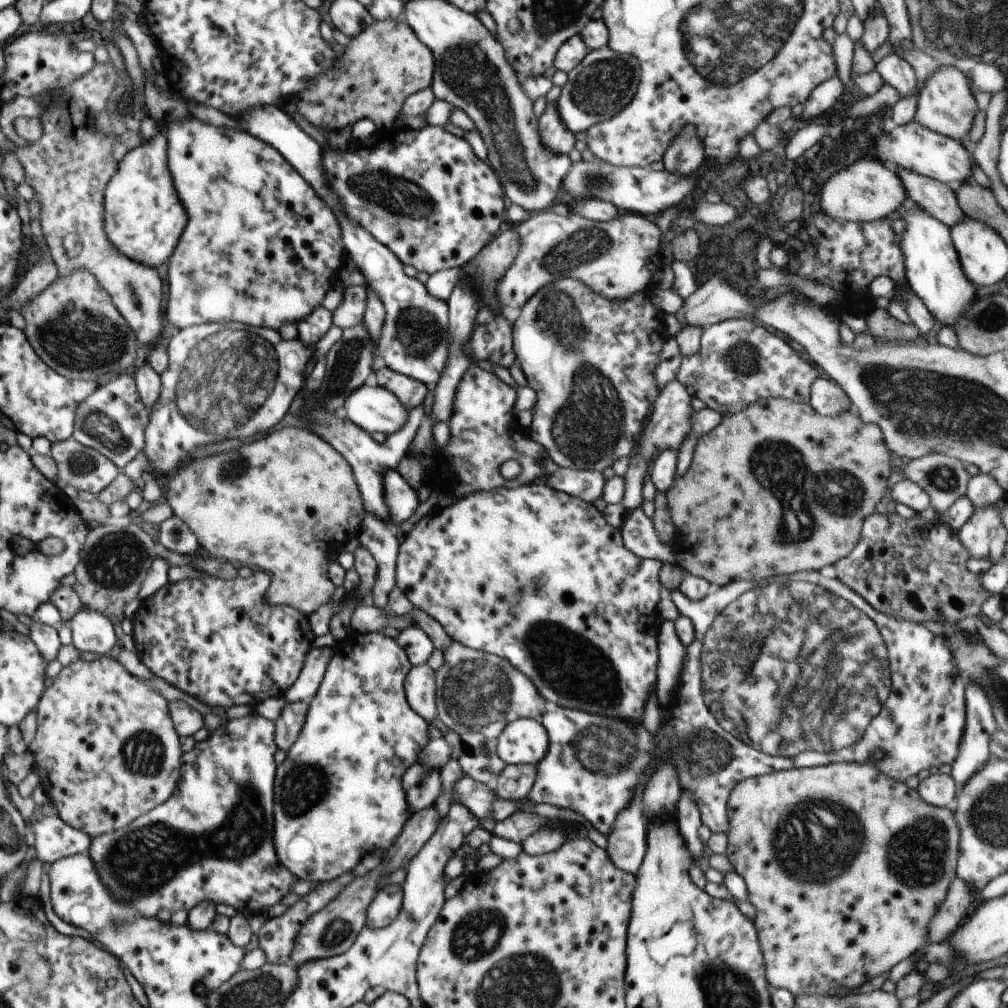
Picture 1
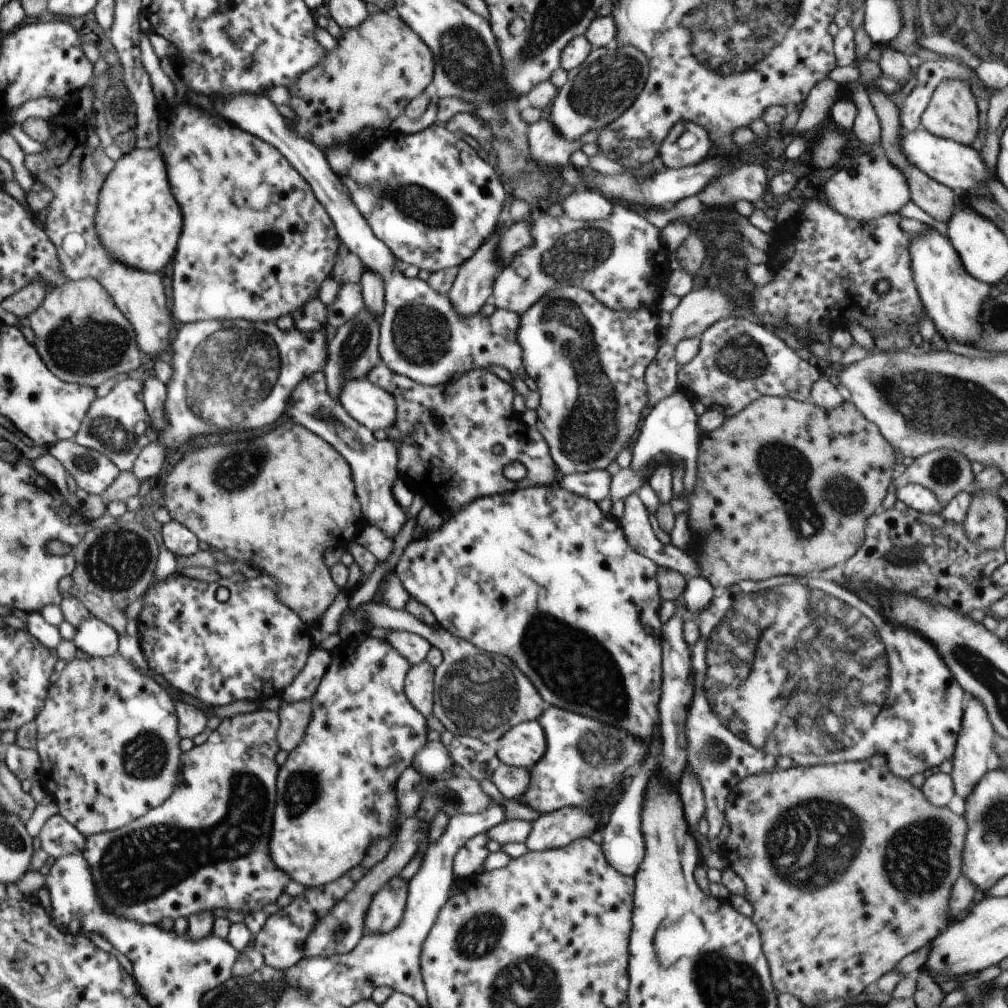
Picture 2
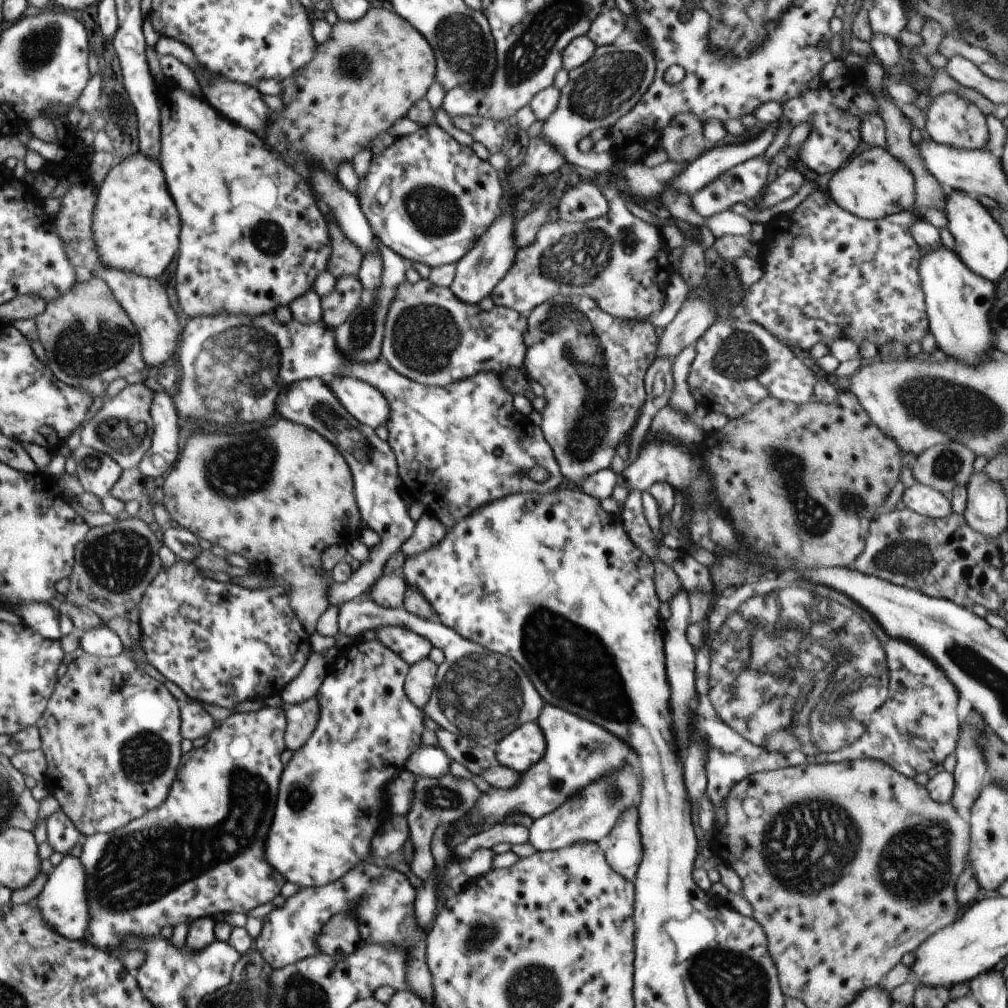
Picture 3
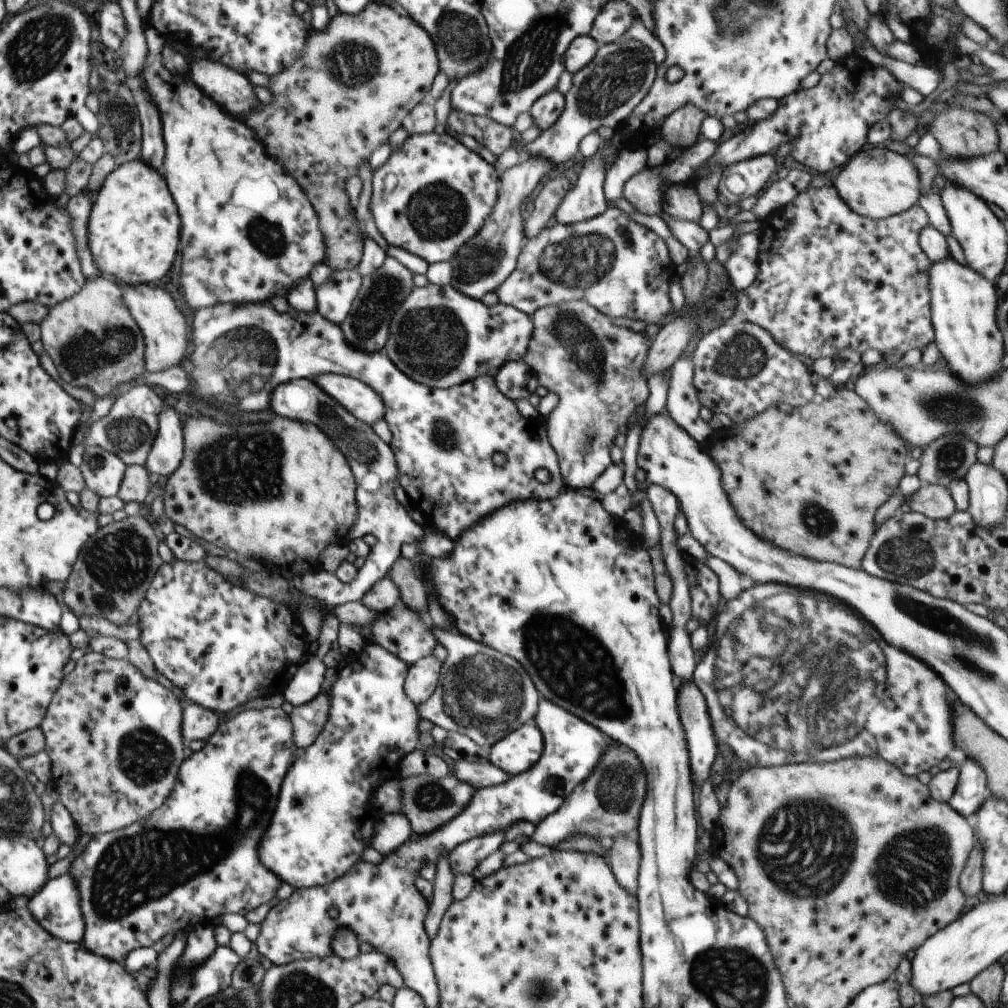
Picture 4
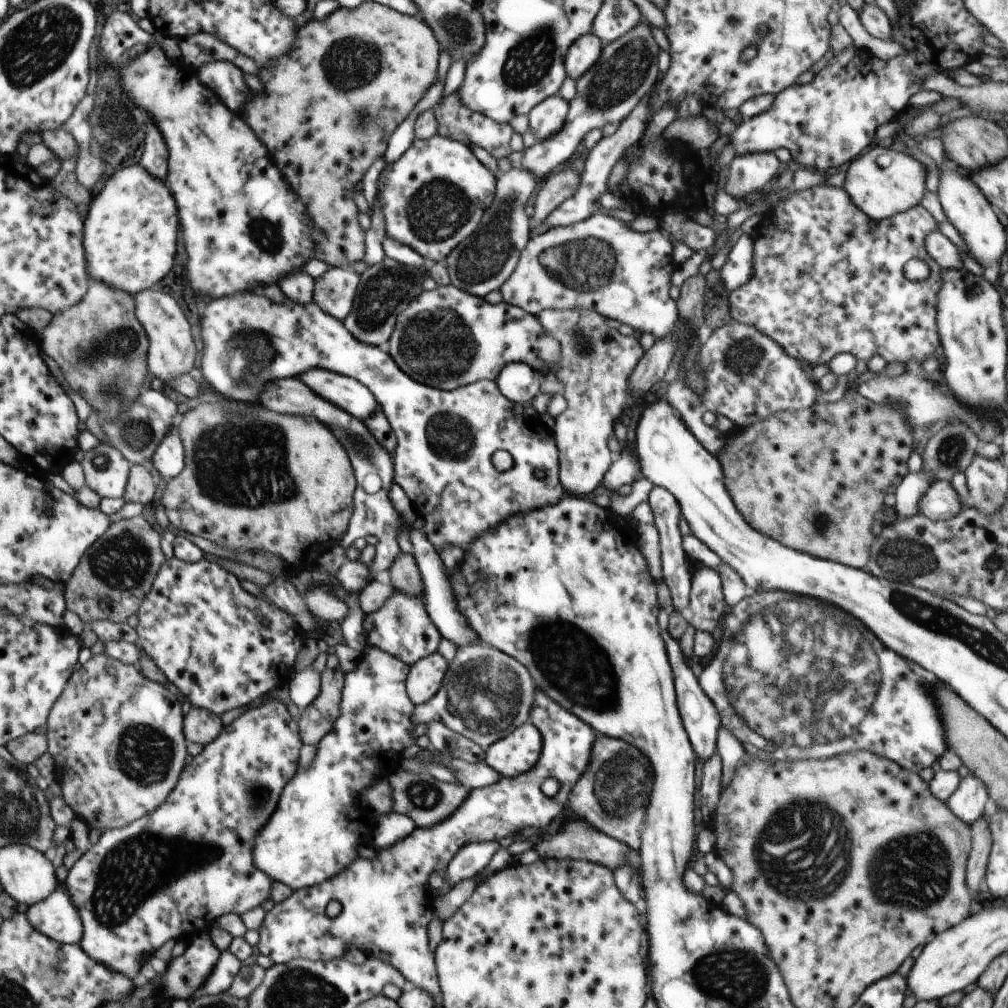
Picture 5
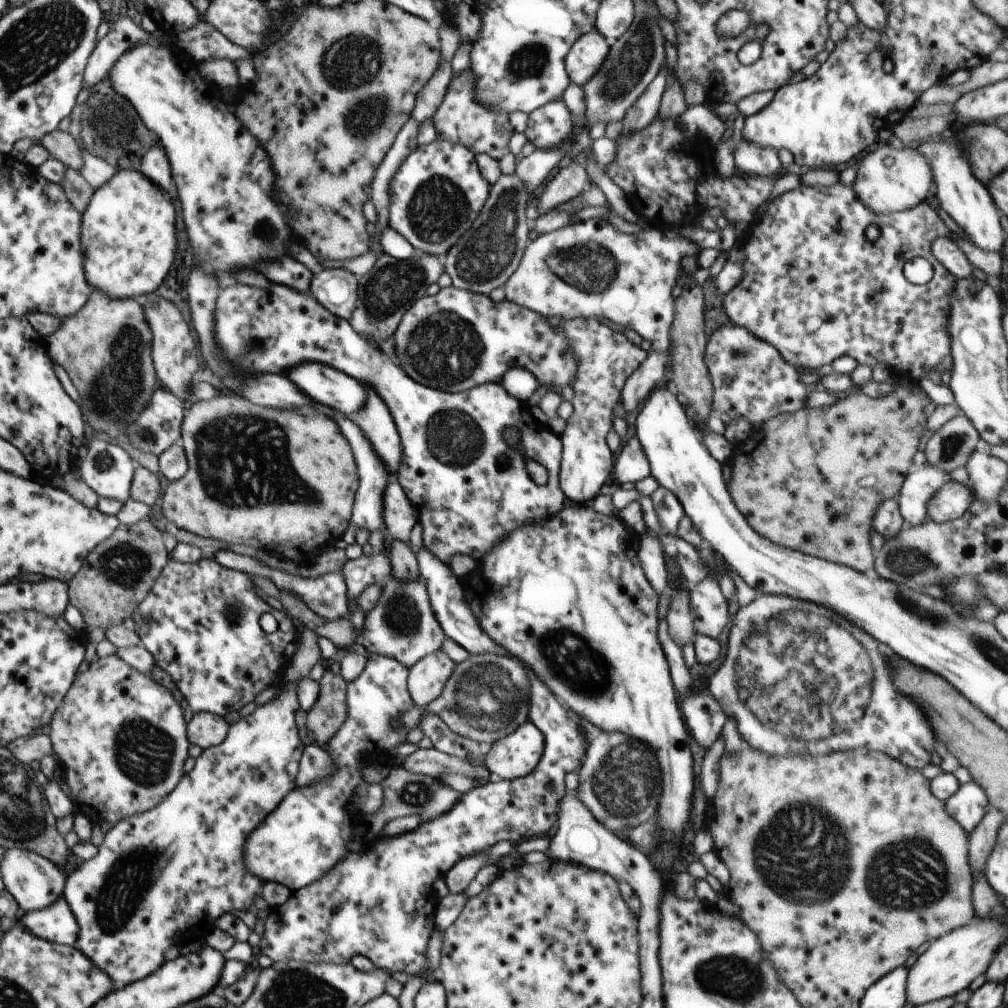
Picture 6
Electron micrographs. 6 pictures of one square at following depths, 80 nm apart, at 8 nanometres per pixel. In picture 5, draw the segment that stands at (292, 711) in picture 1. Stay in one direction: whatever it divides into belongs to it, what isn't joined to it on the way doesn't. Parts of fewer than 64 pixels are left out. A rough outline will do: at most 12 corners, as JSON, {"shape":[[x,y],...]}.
{"shape":[[325,668],[321,692],[301,709],[299,735],[317,744],[340,716],[342,669]]}

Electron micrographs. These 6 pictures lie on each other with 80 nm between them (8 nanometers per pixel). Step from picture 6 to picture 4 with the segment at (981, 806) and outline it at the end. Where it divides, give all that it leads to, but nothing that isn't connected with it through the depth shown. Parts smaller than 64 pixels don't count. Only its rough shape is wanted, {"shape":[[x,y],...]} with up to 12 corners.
{"shape":[[966,757],[948,804],[971,820],[991,792],[984,769]]}

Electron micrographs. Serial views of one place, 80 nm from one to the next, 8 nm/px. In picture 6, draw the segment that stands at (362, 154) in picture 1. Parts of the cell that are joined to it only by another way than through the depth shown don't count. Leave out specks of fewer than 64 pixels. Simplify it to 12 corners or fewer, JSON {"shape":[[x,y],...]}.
{"shape":[[460,143],[412,151],[389,226],[445,257],[492,185]]}

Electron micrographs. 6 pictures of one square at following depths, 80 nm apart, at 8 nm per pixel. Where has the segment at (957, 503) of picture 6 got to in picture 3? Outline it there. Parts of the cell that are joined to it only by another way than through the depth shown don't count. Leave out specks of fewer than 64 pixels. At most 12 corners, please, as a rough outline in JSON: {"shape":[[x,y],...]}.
{"shape":[[932,486],[904,489],[908,509],[927,517],[953,514],[951,499]]}

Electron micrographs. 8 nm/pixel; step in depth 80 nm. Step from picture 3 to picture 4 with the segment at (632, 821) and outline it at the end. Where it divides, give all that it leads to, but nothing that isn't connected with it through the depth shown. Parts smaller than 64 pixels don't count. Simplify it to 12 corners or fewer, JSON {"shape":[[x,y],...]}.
{"shape":[[614,839],[608,864],[631,895],[637,894],[638,842]]}

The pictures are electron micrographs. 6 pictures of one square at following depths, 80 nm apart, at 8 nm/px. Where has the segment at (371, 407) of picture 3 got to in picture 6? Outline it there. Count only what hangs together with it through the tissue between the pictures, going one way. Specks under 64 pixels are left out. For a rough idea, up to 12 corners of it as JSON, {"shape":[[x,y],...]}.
{"shape":[[307,362],[286,375],[314,403],[343,415],[363,408],[361,382]]}

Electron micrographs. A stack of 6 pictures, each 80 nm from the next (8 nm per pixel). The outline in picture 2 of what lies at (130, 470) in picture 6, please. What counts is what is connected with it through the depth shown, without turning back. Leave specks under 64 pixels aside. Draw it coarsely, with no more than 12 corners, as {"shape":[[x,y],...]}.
{"shape":[[70,439],[47,449],[90,495],[103,496],[119,467]]}

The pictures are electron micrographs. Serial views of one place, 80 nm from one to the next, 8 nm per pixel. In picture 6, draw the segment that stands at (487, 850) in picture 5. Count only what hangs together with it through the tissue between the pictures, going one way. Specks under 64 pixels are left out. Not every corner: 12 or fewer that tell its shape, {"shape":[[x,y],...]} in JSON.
{"shape":[[488,852],[460,859],[444,876],[449,892],[465,892]]}

